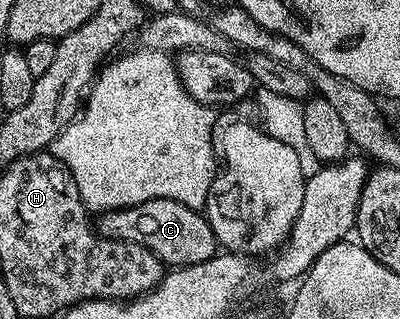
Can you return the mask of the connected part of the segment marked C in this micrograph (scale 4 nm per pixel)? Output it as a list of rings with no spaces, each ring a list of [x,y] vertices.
[[[147,199],[126,209],[108,209],[96,218],[95,228],[101,237],[147,247],[166,267],[203,263],[219,251],[217,236],[204,212],[187,207],[175,199]]]

